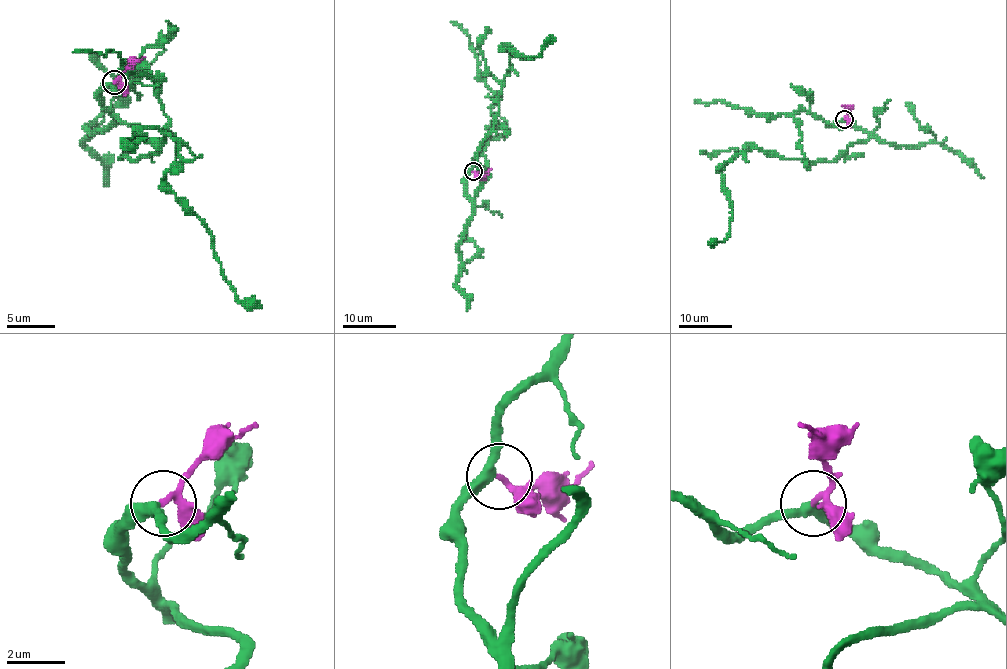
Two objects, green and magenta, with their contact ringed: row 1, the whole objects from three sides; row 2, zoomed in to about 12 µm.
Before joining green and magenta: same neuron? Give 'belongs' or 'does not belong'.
belongs

